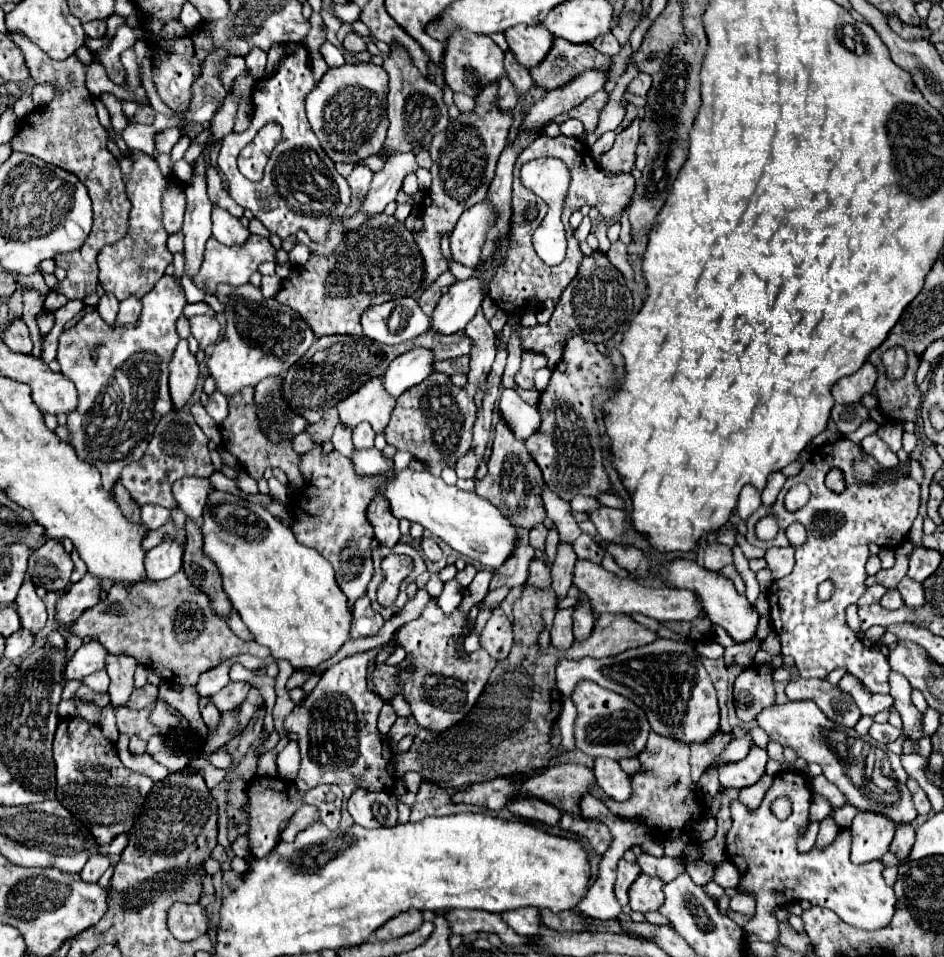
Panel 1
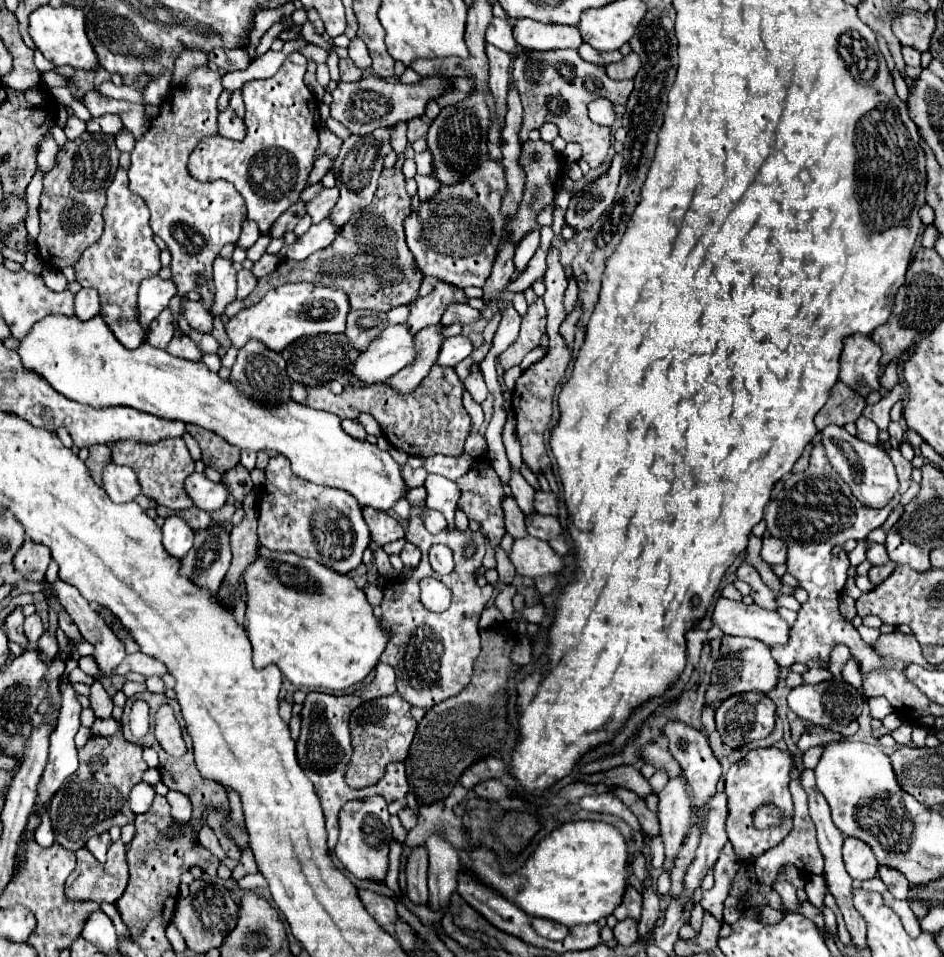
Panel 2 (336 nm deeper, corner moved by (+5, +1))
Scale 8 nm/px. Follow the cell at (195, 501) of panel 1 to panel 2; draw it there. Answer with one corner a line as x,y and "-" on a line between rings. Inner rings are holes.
191,473
185,481
185,491
193,499
193,503
207,513
223,507
229,495
223,483
209,481
205,473

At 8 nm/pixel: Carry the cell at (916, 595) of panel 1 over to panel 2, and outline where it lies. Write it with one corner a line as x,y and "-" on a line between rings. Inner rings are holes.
867,539
867,551
865,551
865,557
871,565
883,565
889,561
887,557
887,551
885,551
885,545
881,543
875,543
875,541
869,541

